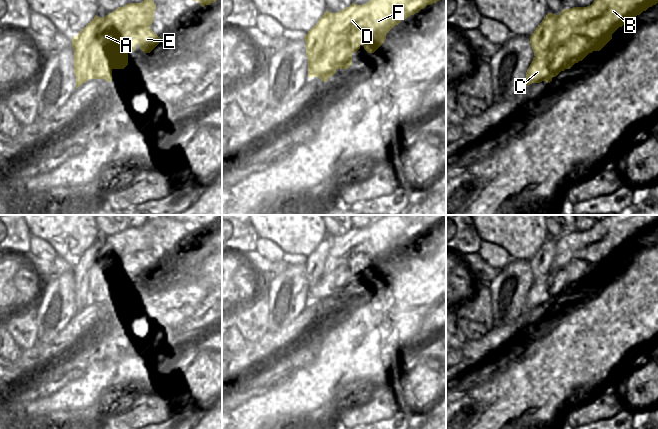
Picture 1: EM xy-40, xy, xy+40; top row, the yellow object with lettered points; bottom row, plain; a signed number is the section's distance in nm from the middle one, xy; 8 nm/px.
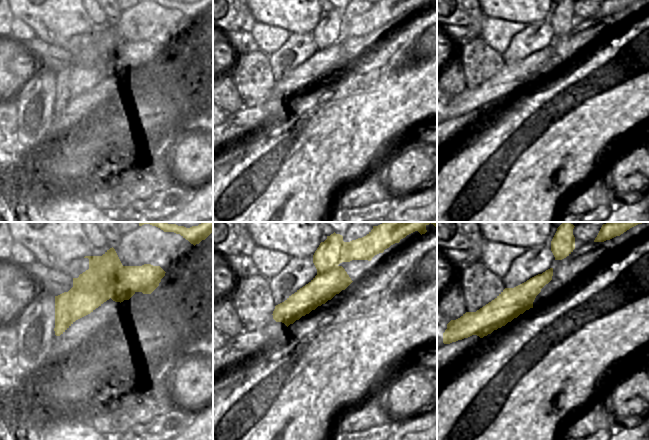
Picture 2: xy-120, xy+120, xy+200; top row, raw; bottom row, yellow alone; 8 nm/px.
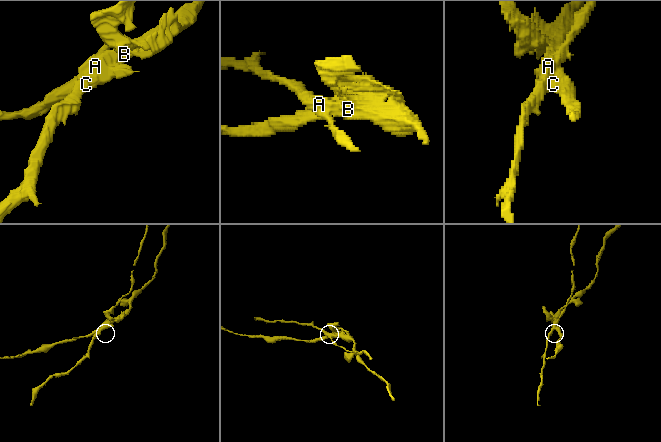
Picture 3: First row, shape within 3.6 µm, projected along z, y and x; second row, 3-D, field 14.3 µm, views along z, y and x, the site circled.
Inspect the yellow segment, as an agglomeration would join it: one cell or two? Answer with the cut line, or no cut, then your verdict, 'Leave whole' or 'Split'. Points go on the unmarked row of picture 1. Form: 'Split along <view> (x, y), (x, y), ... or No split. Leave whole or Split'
Split along xy (385, 257), (358, 253), (324, 274), (316, 284), (308, 287). Split.

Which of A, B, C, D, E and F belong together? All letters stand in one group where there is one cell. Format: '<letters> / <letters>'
A B D F / C E

